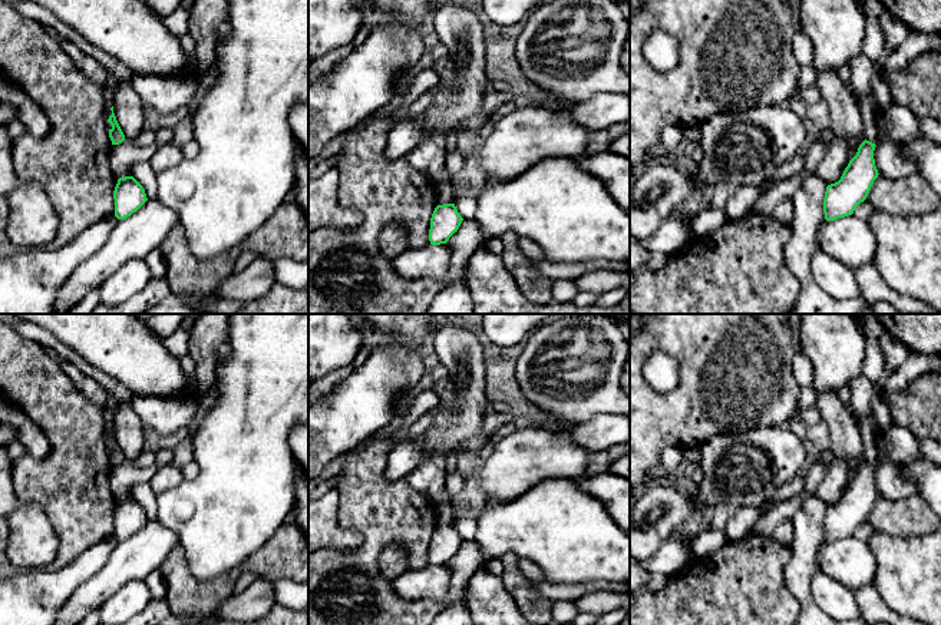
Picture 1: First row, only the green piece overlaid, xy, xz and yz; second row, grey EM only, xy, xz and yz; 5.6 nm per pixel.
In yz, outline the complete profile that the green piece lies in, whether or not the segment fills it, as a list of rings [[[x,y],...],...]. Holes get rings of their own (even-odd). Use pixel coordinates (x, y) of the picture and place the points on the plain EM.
[[[865,460],[841,500],[826,507],[823,520],[826,542],[852,536],[855,529],[866,520],[874,502],[879,496],[874,480],[875,467],[875,464]]]

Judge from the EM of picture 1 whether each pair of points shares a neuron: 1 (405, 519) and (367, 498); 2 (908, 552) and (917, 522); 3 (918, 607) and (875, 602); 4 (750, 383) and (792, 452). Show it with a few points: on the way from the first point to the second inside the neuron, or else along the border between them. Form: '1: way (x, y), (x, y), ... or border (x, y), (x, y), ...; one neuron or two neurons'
1: way (396, 513), (383, 512), (376, 506); one neuron
2: border (880, 529), (898, 535), (925, 533); two neurons
3: border (872, 584), (892, 609); two neurons
4: border (779, 425), (746, 429), (743, 432); two neurons

